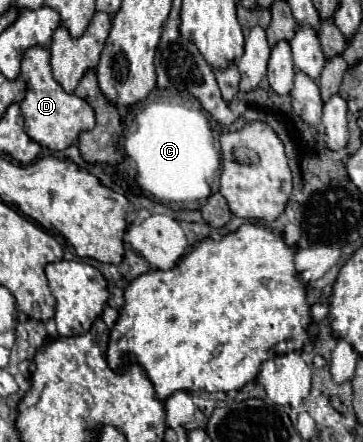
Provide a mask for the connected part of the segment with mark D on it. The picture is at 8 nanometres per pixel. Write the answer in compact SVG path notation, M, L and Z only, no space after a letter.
M33 45L25 51L23 61L21 61L21 77L27 83L27 95L21 101L21 111L25 117L27 135L33 141L53 151L61 151L77 139L79 131L93 129L95 125L93 107L87 101L81 101L81 97L73 93L65 93L61 85L57 85L53 71L51 71L51 53L47 47Z

